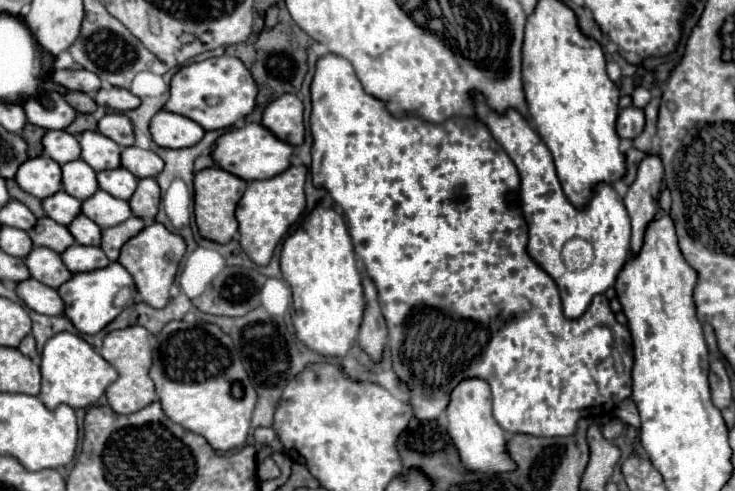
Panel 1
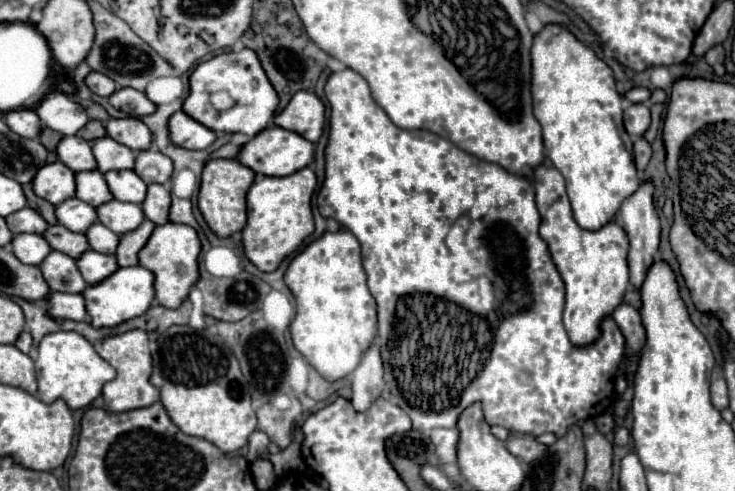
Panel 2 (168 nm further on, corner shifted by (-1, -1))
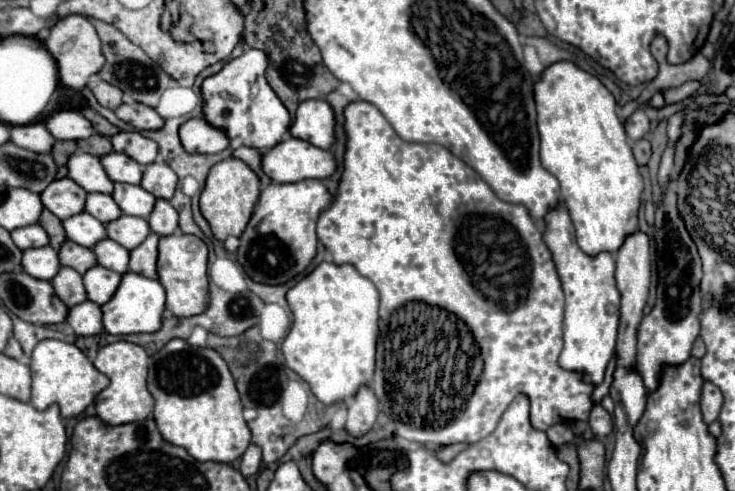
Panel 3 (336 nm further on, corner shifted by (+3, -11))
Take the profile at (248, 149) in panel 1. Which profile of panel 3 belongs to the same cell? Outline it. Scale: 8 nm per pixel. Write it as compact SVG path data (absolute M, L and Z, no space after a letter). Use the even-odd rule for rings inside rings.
M291 135L261 155L261 169L275 183L325 179L335 173L335 167L331 151L319 149Z

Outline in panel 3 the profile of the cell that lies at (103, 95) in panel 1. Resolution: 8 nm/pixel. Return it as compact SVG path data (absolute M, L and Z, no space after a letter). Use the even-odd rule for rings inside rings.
M123 103L121 107L115 109L115 115L117 115L121 121L133 125L137 131L143 131L143 129L153 129L153 131L155 131L155 129L163 127L163 123L165 123L165 121L157 115L155 109L151 109L151 107L147 107L147 105L141 105L141 103L135 103L135 105Z

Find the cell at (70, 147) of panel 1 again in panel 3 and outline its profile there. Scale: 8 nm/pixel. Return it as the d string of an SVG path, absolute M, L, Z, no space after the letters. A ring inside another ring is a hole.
M75 151L67 161L67 177L71 177L87 193L111 193L113 181L107 177L99 157Z

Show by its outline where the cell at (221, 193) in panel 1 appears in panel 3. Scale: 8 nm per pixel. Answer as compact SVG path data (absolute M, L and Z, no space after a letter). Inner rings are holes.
M225 159L221 163L217 163L215 167L211 167L201 199L199 199L199 207L203 217L207 219L215 239L225 241L229 235L239 237L245 231L245 225L253 213L253 207L257 203L259 197L259 179L257 175L239 159Z

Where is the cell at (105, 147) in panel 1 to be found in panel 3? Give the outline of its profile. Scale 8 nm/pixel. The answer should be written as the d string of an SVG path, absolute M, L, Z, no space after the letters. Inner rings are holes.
M107 153L101 159L101 165L105 173L109 175L111 181L121 181L121 183L139 183L143 175L143 165L139 165L135 159L127 157L125 153Z

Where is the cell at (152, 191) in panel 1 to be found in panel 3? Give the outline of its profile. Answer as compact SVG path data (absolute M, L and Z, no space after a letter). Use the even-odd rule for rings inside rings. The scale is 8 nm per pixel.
M157 199L151 215L147 217L147 223L149 223L151 231L155 231L157 235L171 235L179 227L177 225L177 211L171 207L169 201Z

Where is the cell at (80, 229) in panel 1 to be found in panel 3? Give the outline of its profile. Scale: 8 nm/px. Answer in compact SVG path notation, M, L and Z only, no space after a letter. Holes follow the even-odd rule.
M101 239L95 247L93 247L95 255L97 255L97 263L105 269L117 271L117 273L127 273L127 259L129 259L129 251L125 247L121 247L119 243L115 243L113 239Z

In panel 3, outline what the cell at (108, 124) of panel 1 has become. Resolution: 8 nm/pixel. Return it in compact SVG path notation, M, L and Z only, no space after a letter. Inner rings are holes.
M119 131L117 135L111 137L111 143L113 143L113 151L125 153L141 165L149 165L157 157L157 143L143 137L137 131Z

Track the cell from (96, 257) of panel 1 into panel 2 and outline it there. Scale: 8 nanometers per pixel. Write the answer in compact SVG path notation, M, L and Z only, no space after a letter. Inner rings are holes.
M93 249L85 251L77 259L77 267L79 267L83 279L87 281L87 285L97 285L119 269L115 255L103 255L103 253L97 253Z

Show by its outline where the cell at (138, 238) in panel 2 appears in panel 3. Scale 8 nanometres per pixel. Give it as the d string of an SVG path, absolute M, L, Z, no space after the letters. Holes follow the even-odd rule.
M149 233L147 239L131 251L129 271L139 273L143 277L157 279L157 267L155 267L155 263L157 263L157 241L159 241L159 237L155 233Z

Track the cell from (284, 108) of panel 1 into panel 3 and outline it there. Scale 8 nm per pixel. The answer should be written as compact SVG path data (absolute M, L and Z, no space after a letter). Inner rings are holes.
M309 99L297 107L289 133L319 149L329 149L335 141L333 125L335 117L331 105L325 99Z

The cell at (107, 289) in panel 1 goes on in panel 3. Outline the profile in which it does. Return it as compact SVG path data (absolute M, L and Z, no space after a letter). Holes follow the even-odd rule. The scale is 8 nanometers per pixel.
M125 273L115 295L105 305L101 305L101 311L103 311L103 329L109 335L153 333L161 327L161 319L165 311L165 289L157 279Z

